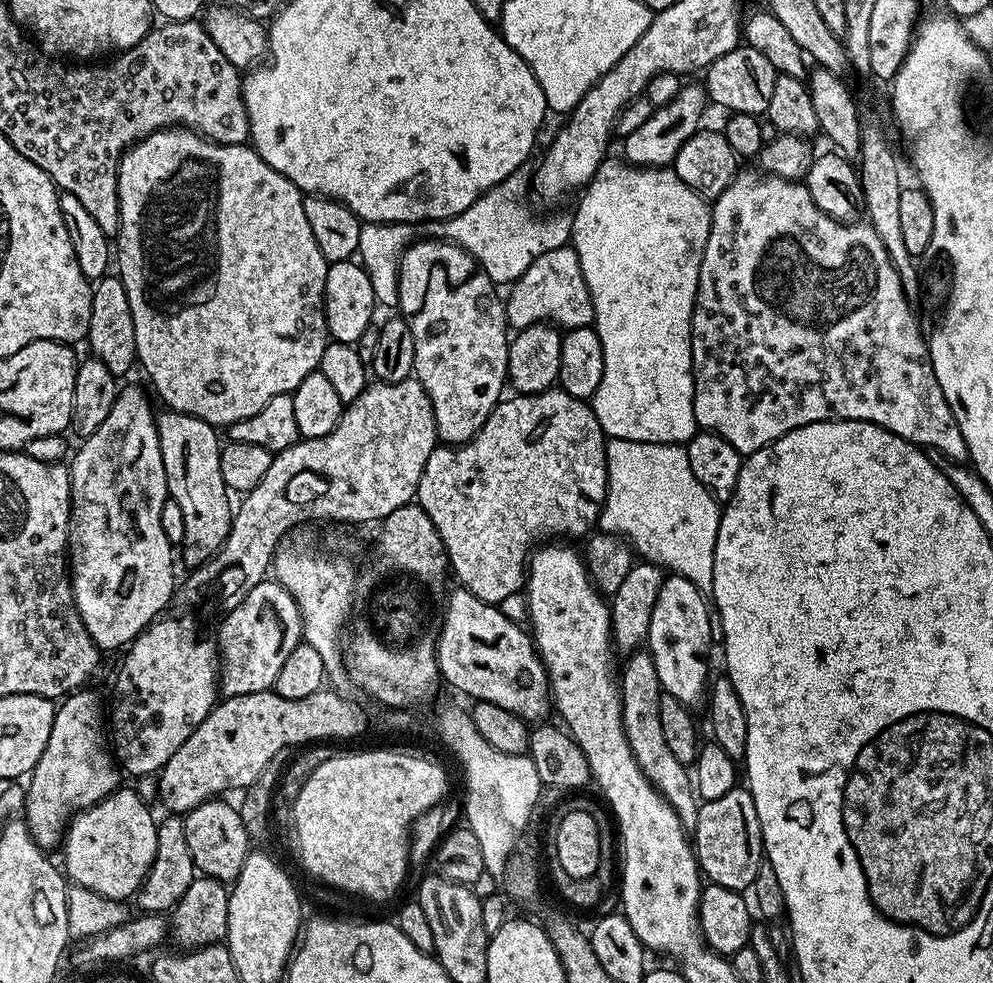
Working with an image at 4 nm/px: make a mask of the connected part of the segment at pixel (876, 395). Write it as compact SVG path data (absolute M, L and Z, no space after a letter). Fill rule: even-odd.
M737 171L736 177L730 182L730 186L726 186L726 190L722 190L722 194L711 205L712 225L710 226L710 238L706 238L706 250L702 254L702 266L700 267L700 277L698 278L698 290L696 291L696 305L692 311L692 377L694 378L694 418L697 425L703 431L717 432L722 438L726 438L726 442L730 442L730 446L734 446L734 450L738 450L741 457L747 458L753 452L762 450L766 445L774 443L778 438L782 438L790 430L801 428L807 424L814 422L822 422L823 420L865 420L871 424L882 426L886 430L890 430L894 434L898 434L902 438L906 438L911 444L915 444L925 450L931 450L933 453L941 452L948 462L964 462L968 460L968 447L962 438L962 430L958 430L958 422L954 418L954 414L950 410L950 402L946 402L946 394L942 394L942 386L938 386L938 378L934 374L934 366L932 359L928 353L928 341L925 333L920 333L920 324L916 321L914 308L908 304L904 297L902 282L896 273L895 266L891 264L888 257L886 246L883 245L882 239L872 228L868 222L853 222L851 224L843 224L834 218L830 218L826 214L822 214L822 210L818 210L818 206L814 206L814 198L810 198L810 190L807 183L797 182L794 180L783 180L777 176L765 176L759 171L744 172Z

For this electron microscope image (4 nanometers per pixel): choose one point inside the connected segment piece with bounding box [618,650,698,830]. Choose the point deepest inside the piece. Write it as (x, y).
(640, 692)

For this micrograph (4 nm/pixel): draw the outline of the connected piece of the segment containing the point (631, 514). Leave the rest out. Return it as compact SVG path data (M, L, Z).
M609 439L605 446L605 460L608 467L608 493L604 499L604 508L600 512L599 527L605 533L612 533L614 536L626 540L631 545L633 553L641 561L658 564L669 573L686 578L705 598L711 597L714 590L714 542L718 542L718 526L720 525L722 508L718 501L708 493L706 486L702 486L702 482L698 482L698 478L694 478L694 470L690 470L687 447L678 444L655 444L654 442Z

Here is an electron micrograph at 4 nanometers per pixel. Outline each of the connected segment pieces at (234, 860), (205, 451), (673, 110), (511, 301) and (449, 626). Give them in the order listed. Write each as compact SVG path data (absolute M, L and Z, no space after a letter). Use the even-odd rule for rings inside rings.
M227 799L205 800L183 817L186 846L190 846L190 858L194 858L194 866L199 875L234 882L248 857L250 841L246 826L242 826L239 807L235 803L227 804L224 800Z
M171 410L157 415L156 429L158 446L162 450L162 466L166 470L168 495L182 506L184 560L188 566L199 566L224 547L232 525L234 504L228 501L230 493L222 482L222 440L216 437L217 429L202 418Z
M681 87L680 92L669 102L653 107L650 118L630 135L623 137L623 159L638 168L662 168L671 165L672 160L682 150L682 146L695 132L701 131L700 119L704 116L706 92L703 87Z
M567 244L542 254L530 264L529 269L522 274L513 285L509 287L509 296L506 296L504 309L507 314L509 327L514 330L526 326L552 321L563 329L587 328L594 321L593 302L590 298L589 288L585 284L585 276L581 272L581 262L577 256L576 249ZM558 284L564 284L564 288L558 288Z
M456 586L448 596L448 605L444 608L444 621L440 624L440 636L436 641L436 665L440 668L440 676L452 688L472 696L473 701L485 700L494 702L494 706L502 706L502 710L510 710L525 722L540 722L550 712L550 689L548 672L540 657L536 655L536 646L531 635L520 629L517 621L506 618L495 604L484 604L474 594Z

